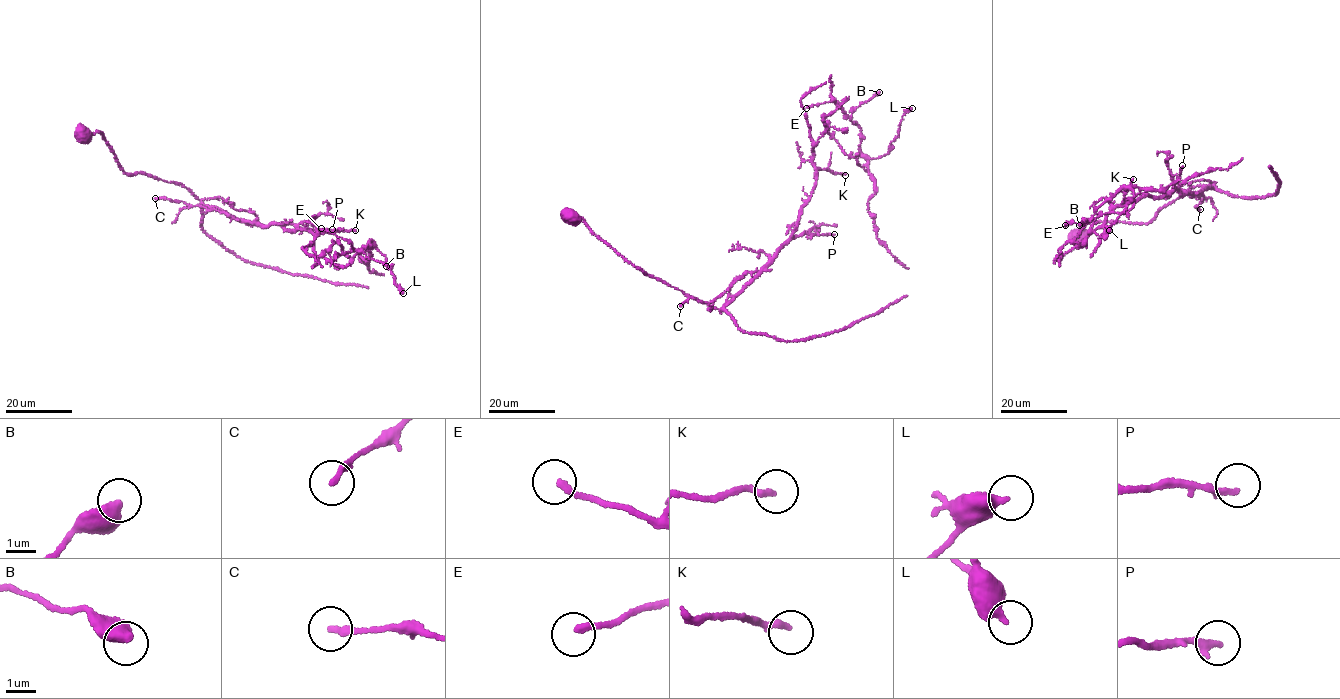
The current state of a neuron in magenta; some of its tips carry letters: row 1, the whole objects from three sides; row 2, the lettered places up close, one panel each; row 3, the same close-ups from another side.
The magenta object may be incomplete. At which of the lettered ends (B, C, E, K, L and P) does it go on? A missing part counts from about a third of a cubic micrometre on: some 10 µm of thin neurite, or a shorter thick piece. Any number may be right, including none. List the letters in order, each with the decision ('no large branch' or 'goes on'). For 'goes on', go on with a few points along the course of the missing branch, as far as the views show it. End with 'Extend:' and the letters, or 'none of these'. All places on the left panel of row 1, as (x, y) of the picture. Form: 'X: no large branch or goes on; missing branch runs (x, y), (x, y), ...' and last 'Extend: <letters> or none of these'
B: no large branch
C: no large branch
E: no large branch
K: no large branch
L: no large branch
P: no large branch
Extend: none of these

